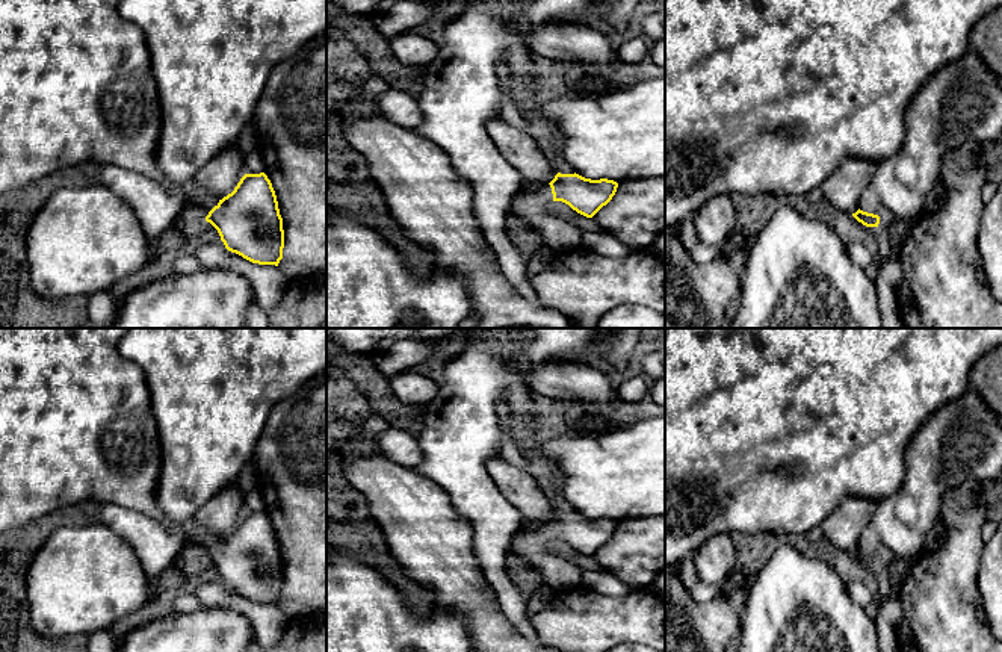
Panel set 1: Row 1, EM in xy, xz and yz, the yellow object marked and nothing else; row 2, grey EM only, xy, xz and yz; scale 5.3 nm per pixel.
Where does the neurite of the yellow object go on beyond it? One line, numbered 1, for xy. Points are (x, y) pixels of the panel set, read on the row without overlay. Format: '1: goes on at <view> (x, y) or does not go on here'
1: goes on at xy (198, 542)

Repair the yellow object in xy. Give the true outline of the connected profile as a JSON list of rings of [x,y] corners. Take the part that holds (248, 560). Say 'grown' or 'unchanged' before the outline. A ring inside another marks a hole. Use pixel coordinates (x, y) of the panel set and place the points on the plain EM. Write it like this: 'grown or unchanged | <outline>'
grown | [[[264,511],[245,513],[222,539],[206,532],[192,519],[181,532],[187,552],[210,561],[228,590],[252,602],[278,605],[284,587],[283,557]]]

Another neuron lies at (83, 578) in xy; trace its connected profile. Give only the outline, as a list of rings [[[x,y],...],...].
[[[98,522],[53,531],[26,573],[30,622],[47,638],[109,629],[153,591],[133,548]]]

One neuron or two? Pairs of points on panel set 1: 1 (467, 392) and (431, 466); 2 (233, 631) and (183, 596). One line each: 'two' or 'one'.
1: one
2: two

